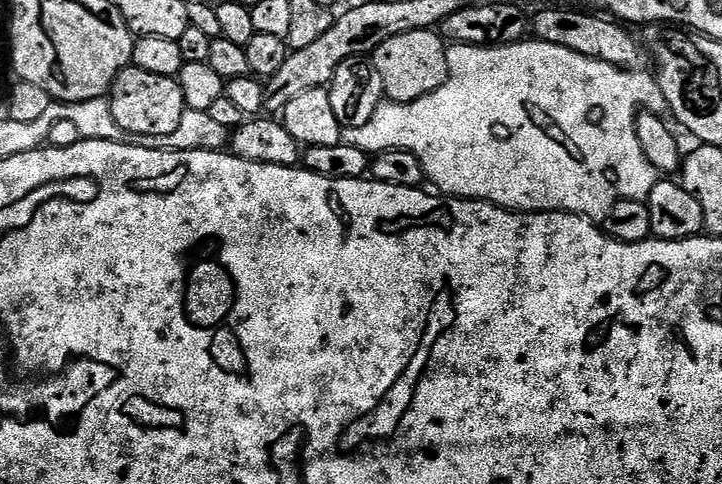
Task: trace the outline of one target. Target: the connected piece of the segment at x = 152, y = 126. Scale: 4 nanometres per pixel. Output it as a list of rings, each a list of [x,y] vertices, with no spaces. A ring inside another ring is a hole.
[[[135,66],[123,68],[118,74],[110,89],[110,103],[114,122],[122,126],[122,130],[147,136],[174,134],[185,110],[179,79],[162,74],[146,74],[146,70]]]

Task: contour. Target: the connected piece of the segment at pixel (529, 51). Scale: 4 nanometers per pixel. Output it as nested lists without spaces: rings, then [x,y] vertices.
[[[525,38],[519,44],[502,44],[499,46],[481,46],[478,44],[453,43],[448,48],[448,77],[438,90],[418,98],[414,102],[394,104],[385,102],[374,110],[374,118],[361,128],[345,128],[342,132],[343,143],[359,146],[363,152],[375,154],[391,148],[410,150],[418,162],[422,162],[424,175],[431,187],[444,196],[455,196],[462,200],[487,200],[489,204],[497,204],[513,212],[573,212],[575,216],[587,216],[593,222],[603,221],[608,215],[610,206],[615,200],[647,201],[650,190],[654,190],[658,173],[654,166],[642,154],[642,146],[638,146],[636,133],[636,117],[638,110],[645,106],[664,104],[664,95],[655,75],[644,73],[644,70],[625,70],[610,62],[602,62],[594,58],[586,58],[574,50],[566,50],[557,44],[542,42],[535,38]]]

